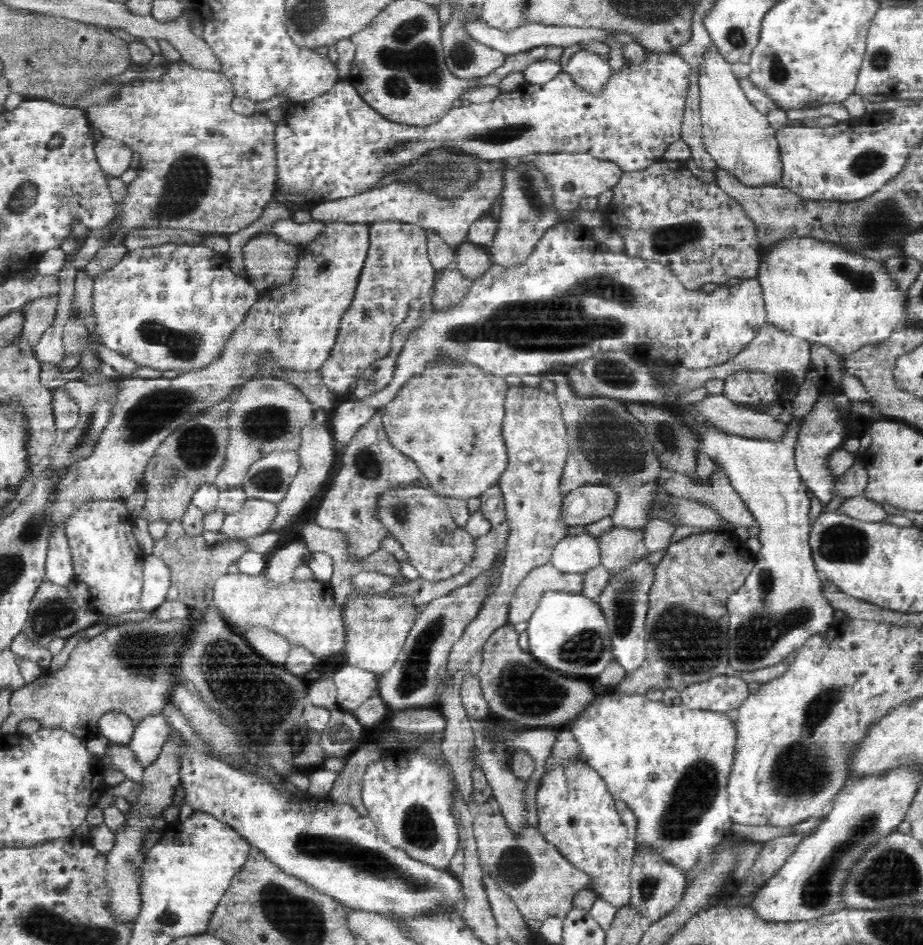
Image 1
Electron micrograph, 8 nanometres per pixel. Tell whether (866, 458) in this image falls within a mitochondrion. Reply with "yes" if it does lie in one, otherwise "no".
no

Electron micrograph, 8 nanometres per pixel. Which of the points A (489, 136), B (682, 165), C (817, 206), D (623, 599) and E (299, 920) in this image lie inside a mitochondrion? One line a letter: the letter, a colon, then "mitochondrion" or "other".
A: mitochondrion
B: other
C: other
D: mitochondrion
E: mitochondrion

